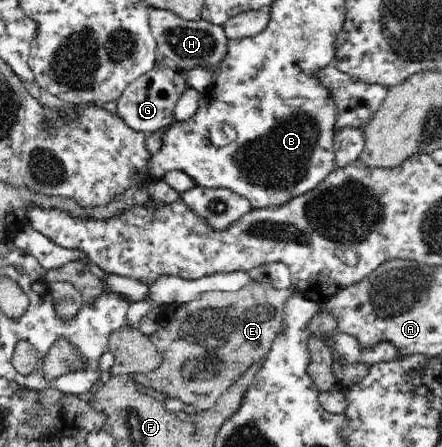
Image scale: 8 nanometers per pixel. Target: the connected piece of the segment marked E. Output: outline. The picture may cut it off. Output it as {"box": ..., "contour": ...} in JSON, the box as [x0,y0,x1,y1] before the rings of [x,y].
{"box":[129,281,297,410],"contour":[[[252,281],[243,289],[233,291],[204,291],[186,303],[168,304],[156,316],[159,328],[149,339],[162,354],[162,364],[154,371],[143,374],[129,374],[137,383],[152,388],[156,392],[177,398],[185,405],[193,405],[197,410],[214,408],[219,398],[232,387],[250,367],[262,363],[271,350],[272,342],[282,327],[281,313],[286,301],[297,293],[294,287],[276,290],[268,284]]]}

